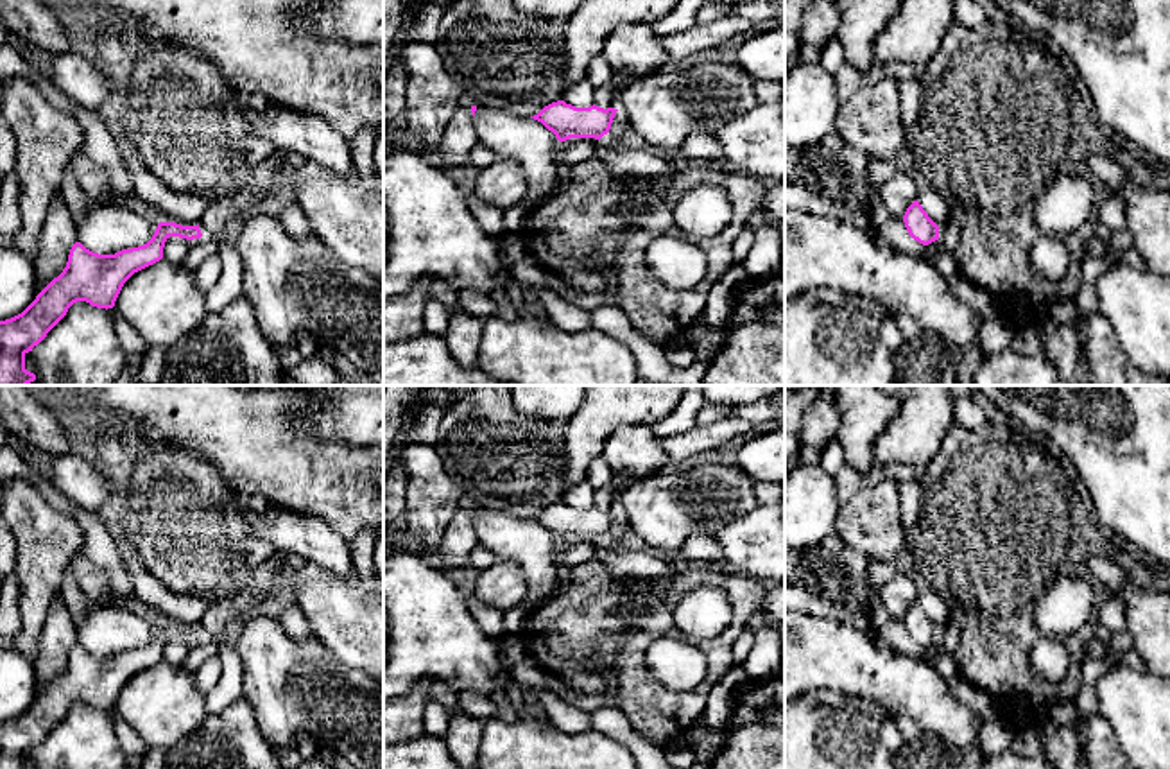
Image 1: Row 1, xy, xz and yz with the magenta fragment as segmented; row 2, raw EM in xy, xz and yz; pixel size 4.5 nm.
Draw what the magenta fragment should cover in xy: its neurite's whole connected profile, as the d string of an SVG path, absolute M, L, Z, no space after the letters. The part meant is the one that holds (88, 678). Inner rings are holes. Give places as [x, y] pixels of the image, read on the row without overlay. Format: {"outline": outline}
{"outline": "M159 624L152 640L115 656L99 656L75 644L66 669L18 717L0 722L0 769L25 769L25 756L66 717L77 703L113 710L124 685L159 663L168 638L201 640L197 627Z"}

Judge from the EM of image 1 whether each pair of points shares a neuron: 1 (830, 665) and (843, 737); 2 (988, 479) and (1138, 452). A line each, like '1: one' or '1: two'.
1: two
2: two

